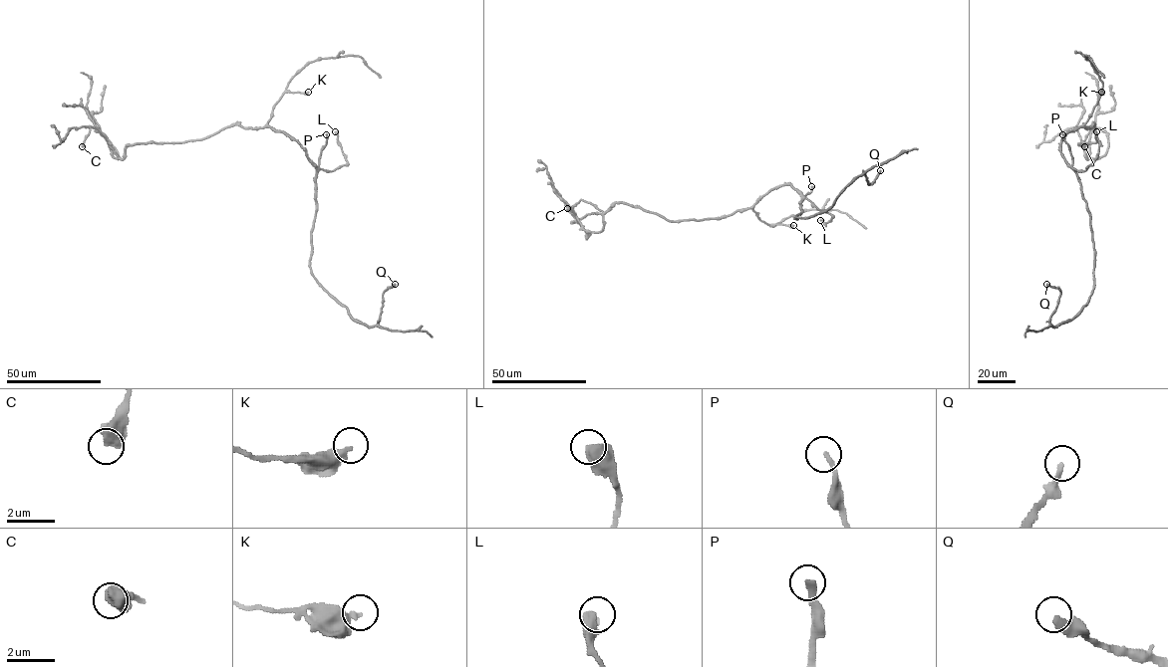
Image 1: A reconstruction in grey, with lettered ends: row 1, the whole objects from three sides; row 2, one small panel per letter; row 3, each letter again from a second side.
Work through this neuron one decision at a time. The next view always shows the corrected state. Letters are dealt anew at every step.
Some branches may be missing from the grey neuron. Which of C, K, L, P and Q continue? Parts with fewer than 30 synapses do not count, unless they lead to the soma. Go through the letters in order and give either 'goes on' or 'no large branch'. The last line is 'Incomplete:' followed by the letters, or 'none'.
C: no large branch
K: no large branch
L: no large branch
P: goes on
Q: no large branch
Incomplete: P

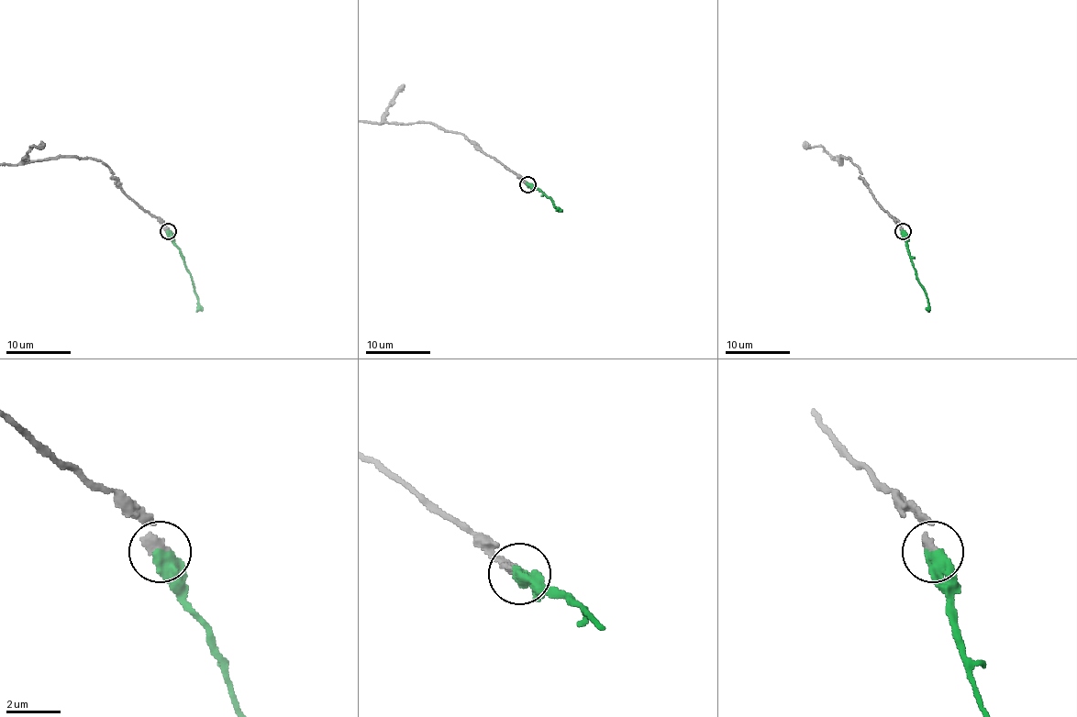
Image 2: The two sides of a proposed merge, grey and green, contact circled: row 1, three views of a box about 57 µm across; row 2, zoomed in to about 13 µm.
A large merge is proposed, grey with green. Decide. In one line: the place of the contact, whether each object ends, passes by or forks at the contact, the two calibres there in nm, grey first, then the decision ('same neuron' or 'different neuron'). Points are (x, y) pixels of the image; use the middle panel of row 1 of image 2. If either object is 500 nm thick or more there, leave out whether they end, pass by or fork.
place (527, 184); calibres 340 and 550 nm; same neuron

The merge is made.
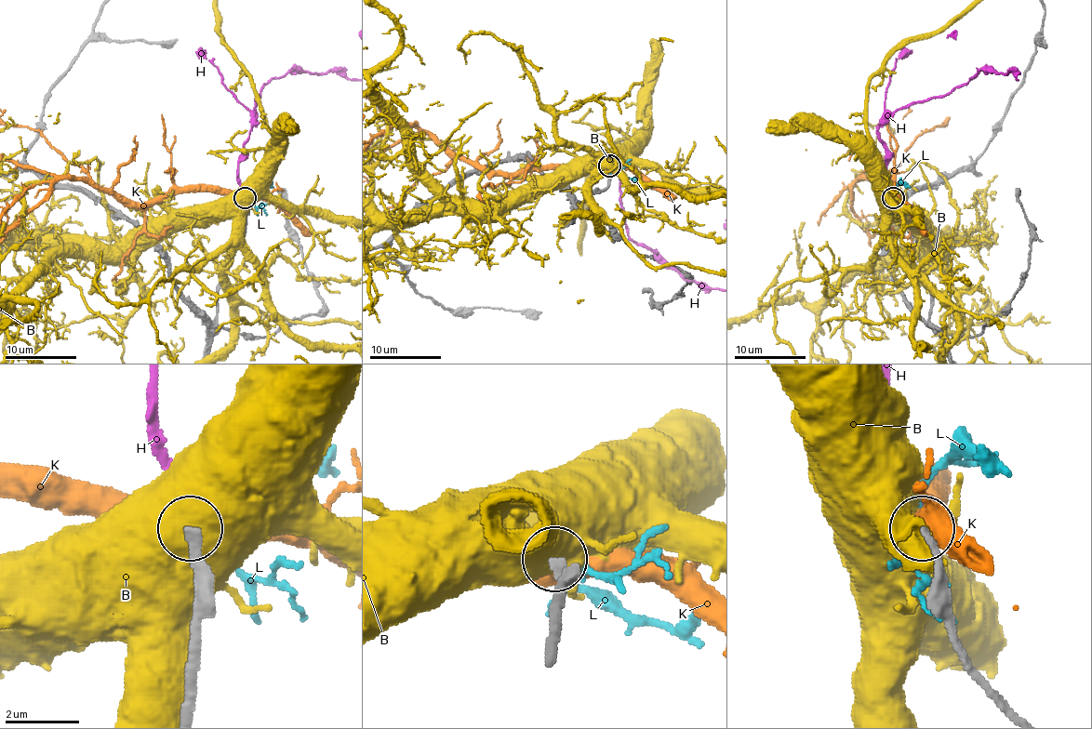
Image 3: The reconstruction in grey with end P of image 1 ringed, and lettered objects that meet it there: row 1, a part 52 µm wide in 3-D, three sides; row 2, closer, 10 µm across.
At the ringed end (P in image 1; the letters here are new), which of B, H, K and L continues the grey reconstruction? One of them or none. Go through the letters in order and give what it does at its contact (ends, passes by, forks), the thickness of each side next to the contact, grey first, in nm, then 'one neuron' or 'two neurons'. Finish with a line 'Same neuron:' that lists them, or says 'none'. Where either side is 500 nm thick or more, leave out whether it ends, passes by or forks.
B: 340 nm thick on the grey side, 550 nm on the other; two neurons
H: it ends there; 240 nm thick on the grey side, 170 nm on the other; one neuron
K: 240 nm thick on the grey side, 550 nm on the other; two neurons
L: it passes by; 240 nm thick on the grey side, 220 nm on the other; two neurons
Same neuron: H

